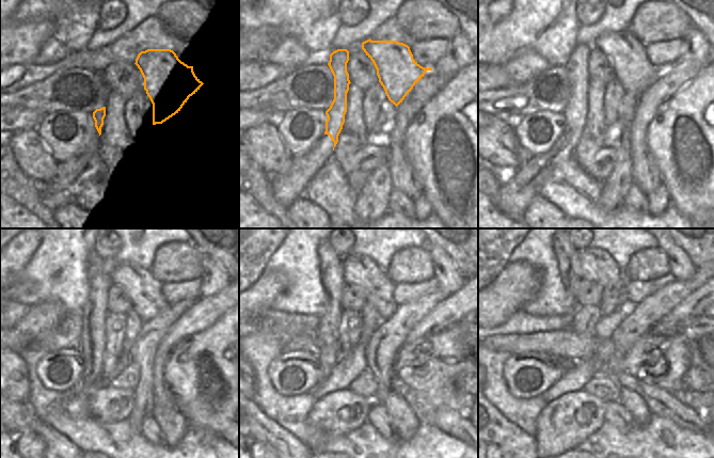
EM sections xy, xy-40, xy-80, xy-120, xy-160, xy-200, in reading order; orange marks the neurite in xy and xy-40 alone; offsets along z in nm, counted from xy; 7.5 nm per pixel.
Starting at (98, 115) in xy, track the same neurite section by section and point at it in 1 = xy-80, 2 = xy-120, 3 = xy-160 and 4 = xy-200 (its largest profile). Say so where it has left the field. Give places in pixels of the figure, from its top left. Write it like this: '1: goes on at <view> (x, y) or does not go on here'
1: goes on at xy-80 (576, 66)
2: goes on at xy-120 (143, 289)
3: goes on at xy-160 (336, 271)
4: goes on at xy-200 (591, 264)

